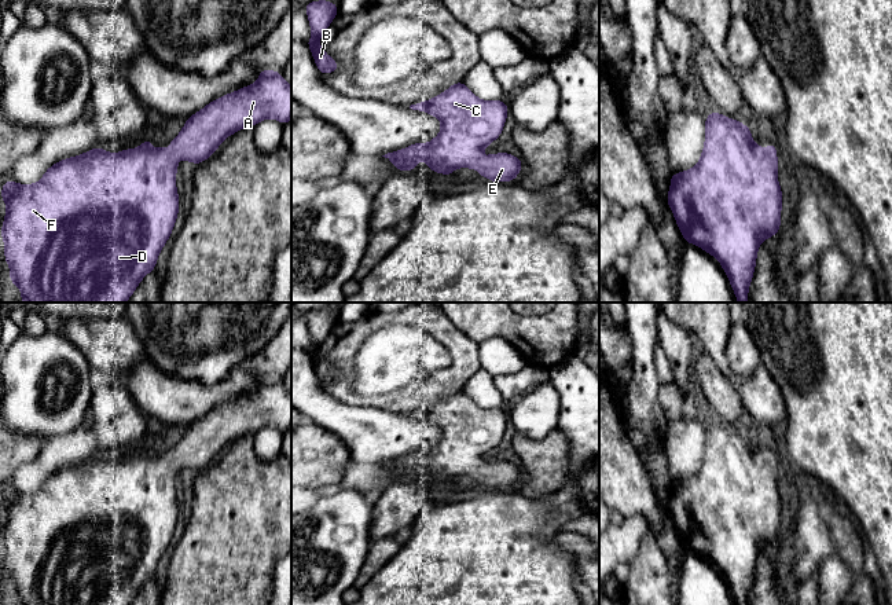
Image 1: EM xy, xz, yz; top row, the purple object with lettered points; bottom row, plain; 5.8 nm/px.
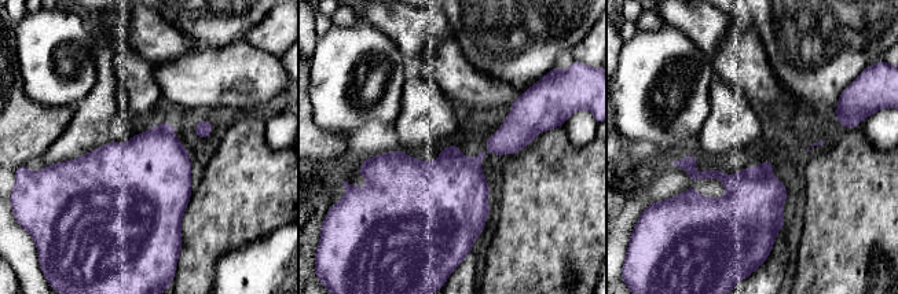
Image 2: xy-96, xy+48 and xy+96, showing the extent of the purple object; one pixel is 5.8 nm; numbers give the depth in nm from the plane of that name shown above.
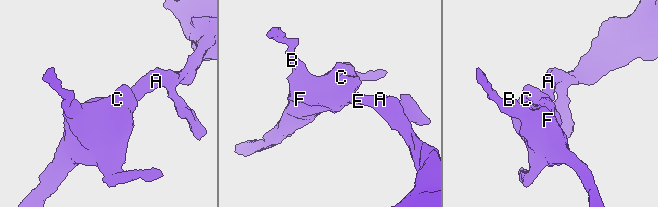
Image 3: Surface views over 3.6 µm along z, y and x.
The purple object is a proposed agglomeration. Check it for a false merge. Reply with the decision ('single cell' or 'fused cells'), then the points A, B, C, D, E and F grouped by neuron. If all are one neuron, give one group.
single cell; groups A B C D E F

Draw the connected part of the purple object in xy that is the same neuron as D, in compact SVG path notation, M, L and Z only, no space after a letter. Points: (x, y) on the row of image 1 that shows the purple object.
M258 70L258 80L243 87L235 92L227 94L216 100L212 100L208 106L201 109L194 116L188 117L184 128L170 142L169 148L153 148L150 138L142 143L137 148L122 150L117 154L111 154L102 147L92 148L81 155L70 157L49 166L41 180L34 184L18 184L12 180L5 180L0 195L7 205L5 217L0 235L4 239L5 261L10 267L11 276L7 280L14 282L22 294L22 302L126 302L132 293L136 290L142 279L155 270L158 254L166 241L169 239L179 212L179 195L176 188L176 170L179 168L179 160L188 160L191 164L201 164L208 160L217 147L225 140L227 136L234 135L245 126L254 126L257 122L267 118L275 118L283 125L291 120L291 85L289 85L282 74L275 70Z

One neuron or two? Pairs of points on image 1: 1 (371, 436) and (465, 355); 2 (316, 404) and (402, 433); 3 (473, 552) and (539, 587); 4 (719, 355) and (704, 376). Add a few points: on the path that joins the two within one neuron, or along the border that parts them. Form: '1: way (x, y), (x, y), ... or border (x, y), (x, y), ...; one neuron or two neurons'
1: border (367, 404), (375, 409), (408, 414); two neurons
2: way (337, 417), (370, 433), (381, 433); one neuron
3: way (489, 568), (509, 587), (522, 587); one neuron
4: border (705, 352), (734, 387); two neurons

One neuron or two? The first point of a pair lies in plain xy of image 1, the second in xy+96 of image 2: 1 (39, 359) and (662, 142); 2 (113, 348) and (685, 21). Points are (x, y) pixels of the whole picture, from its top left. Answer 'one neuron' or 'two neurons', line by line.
1: one neuron
2: one neuron

